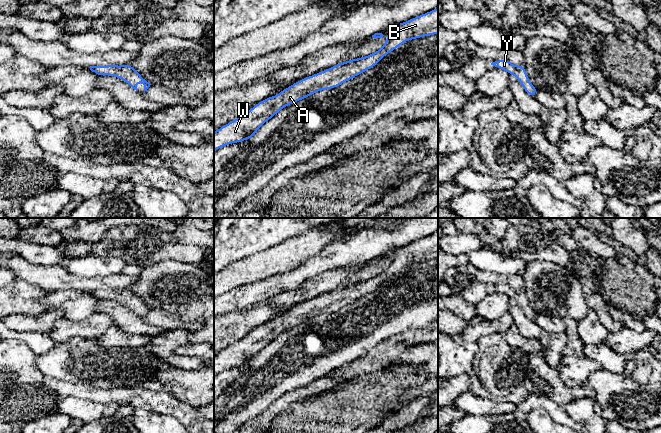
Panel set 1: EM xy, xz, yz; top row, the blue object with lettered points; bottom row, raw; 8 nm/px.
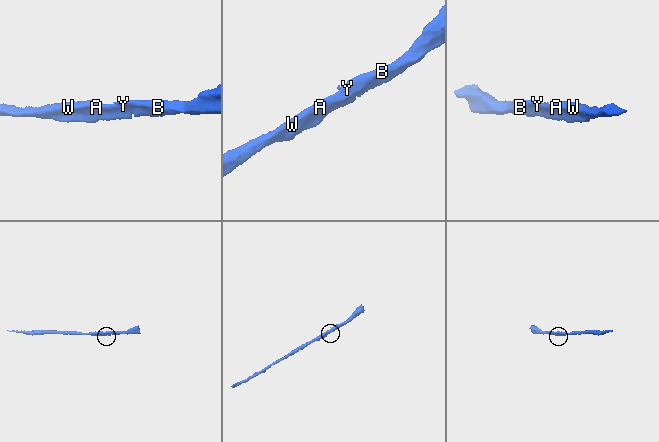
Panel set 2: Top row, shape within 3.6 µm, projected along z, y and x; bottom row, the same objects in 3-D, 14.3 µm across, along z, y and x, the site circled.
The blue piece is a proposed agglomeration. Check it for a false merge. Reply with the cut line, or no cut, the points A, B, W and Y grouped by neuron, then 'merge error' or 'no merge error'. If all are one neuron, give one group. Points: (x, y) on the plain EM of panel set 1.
no cut; A B W Y; no merge error

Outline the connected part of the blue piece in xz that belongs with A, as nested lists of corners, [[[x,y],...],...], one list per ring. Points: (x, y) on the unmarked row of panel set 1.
[[[438,232],[414,241],[406,246],[396,248],[388,255],[385,268],[376,276],[323,294],[301,303],[277,320],[268,321],[245,338],[225,348],[214,356],[214,376],[228,368],[250,365],[258,353],[275,340],[281,333],[301,323],[308,322],[321,314],[340,310],[345,305],[374,291],[383,281],[408,264],[431,260],[438,257]]]

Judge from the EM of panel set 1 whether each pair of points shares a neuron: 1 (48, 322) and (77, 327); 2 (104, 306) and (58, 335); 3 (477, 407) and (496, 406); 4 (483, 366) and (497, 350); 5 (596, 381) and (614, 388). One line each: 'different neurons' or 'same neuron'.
1: different neurons
2: different neurons
3: same neuron
4: same neuron
5: same neuron

